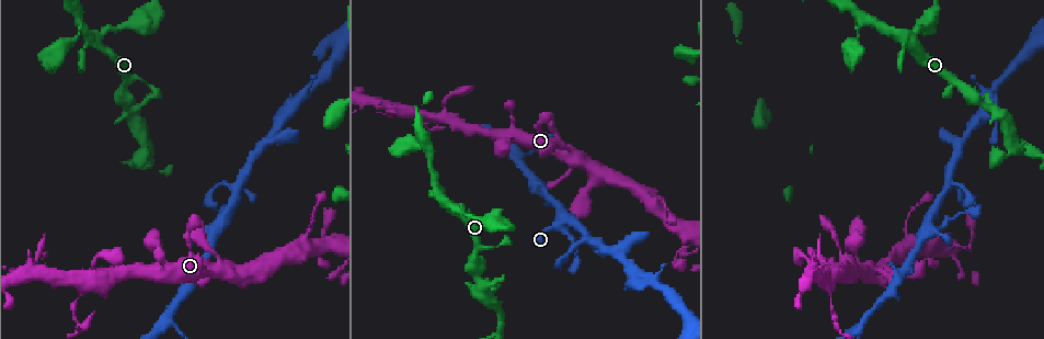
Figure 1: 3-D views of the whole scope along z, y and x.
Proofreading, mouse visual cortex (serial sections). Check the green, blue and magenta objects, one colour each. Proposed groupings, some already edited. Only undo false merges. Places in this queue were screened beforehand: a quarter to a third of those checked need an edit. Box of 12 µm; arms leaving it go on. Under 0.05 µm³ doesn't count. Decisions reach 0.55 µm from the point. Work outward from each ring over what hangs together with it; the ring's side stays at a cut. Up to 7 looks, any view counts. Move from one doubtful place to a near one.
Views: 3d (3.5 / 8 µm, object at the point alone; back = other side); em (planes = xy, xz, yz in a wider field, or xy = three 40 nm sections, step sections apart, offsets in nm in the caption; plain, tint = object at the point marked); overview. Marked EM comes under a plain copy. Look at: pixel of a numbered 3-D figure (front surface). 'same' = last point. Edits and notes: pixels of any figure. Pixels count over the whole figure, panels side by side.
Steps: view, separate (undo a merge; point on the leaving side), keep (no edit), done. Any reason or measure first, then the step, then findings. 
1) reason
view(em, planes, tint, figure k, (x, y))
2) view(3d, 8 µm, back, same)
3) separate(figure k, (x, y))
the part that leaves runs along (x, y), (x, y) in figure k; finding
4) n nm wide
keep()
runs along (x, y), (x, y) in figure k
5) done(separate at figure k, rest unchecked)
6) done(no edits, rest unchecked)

three-way junction
view(3d, 3.5 µm, figure 1, (447, 207))

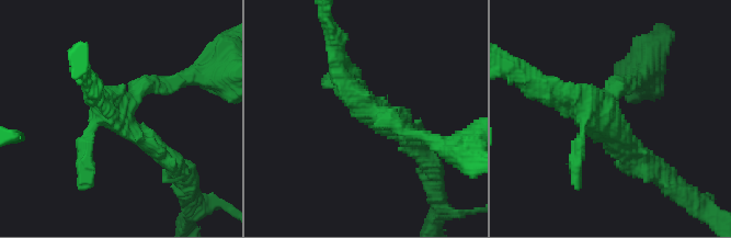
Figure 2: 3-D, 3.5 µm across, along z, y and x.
view(em, planes, tint, figure 2, (367, 111))

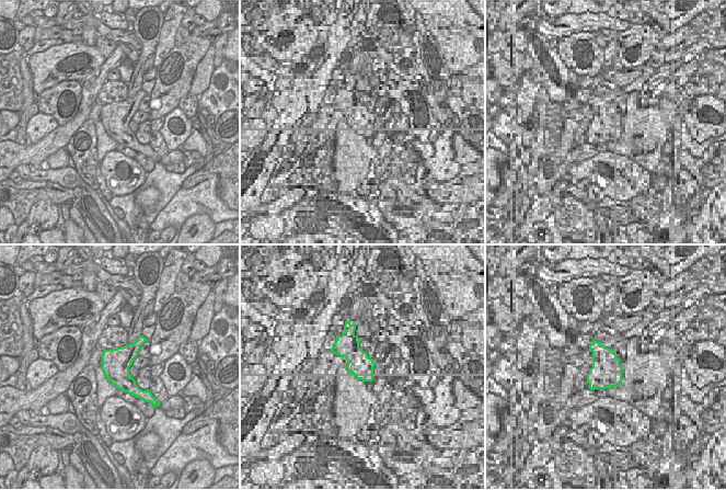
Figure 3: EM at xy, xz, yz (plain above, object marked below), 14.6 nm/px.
view(em, xy, step 2, tint, same)

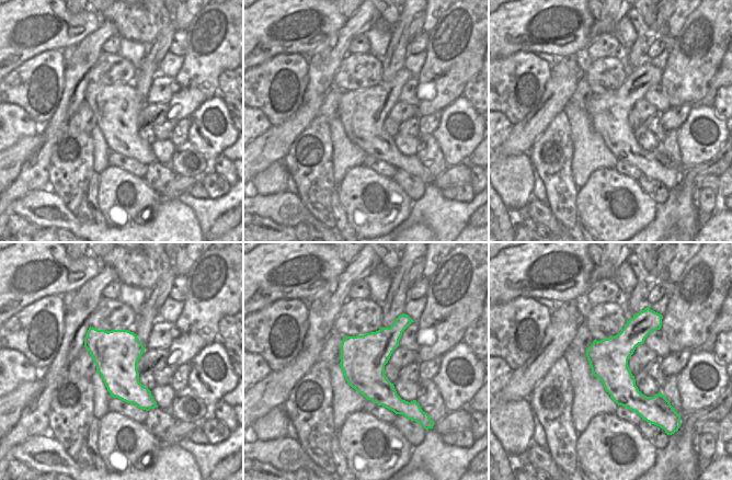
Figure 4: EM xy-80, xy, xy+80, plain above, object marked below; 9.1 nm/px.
keep()
runs along (418, 140), (360, 104), (337, 54) in figure 2; all the same cell

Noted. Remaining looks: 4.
a narrow waist
view(3d, 8 µm, figure 1, (78, 299))

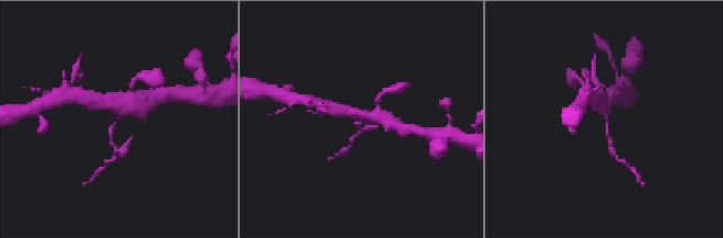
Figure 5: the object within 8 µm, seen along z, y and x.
view(em, xy, step 1, tint, figure 5, (363, 123))

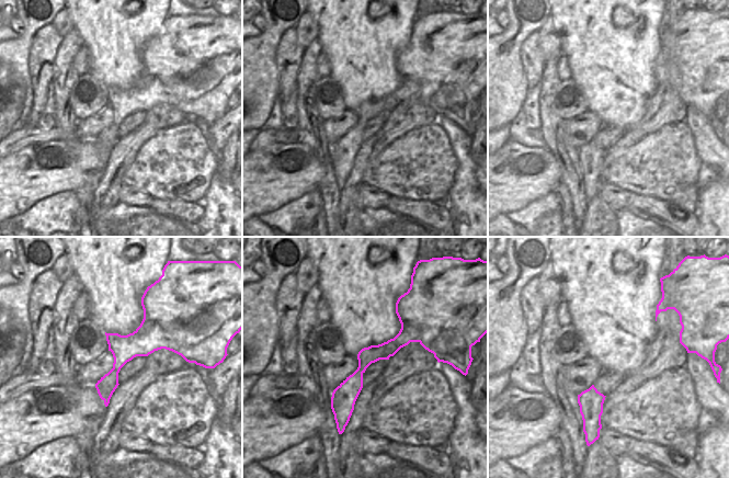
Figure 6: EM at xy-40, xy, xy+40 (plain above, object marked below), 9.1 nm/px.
separate(figure 5, (125, 148))
the part that leaves runs along (115, 124), (111, 129), (115, 158), (107, 162) in figure 5; two cells meet here

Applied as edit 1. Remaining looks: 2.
done(separate at figure 5, rest unchecked)

